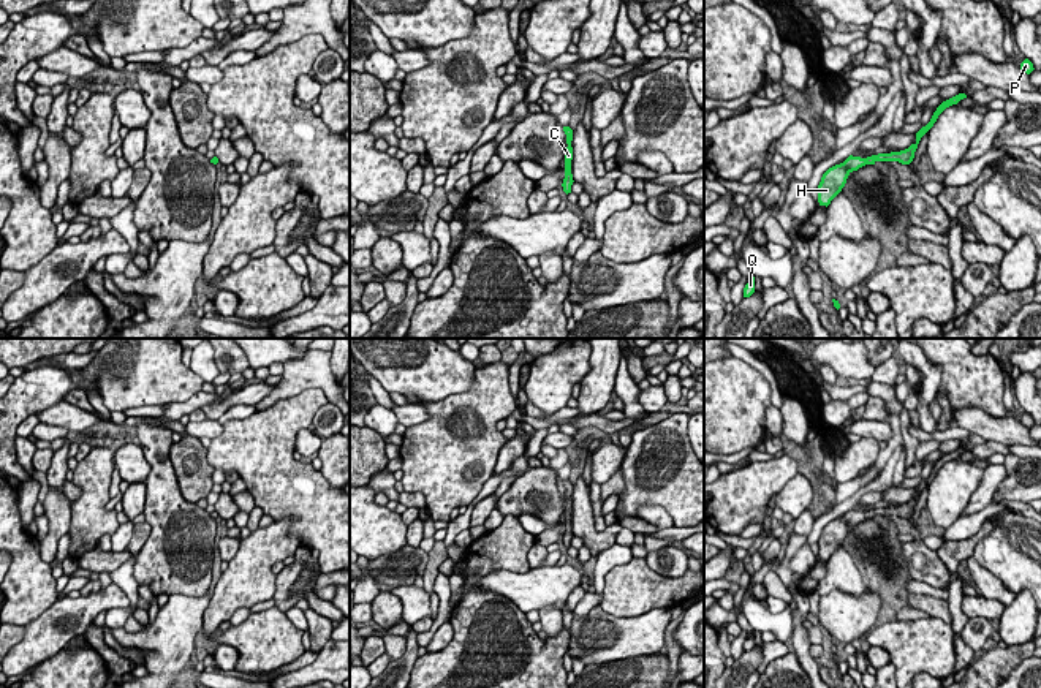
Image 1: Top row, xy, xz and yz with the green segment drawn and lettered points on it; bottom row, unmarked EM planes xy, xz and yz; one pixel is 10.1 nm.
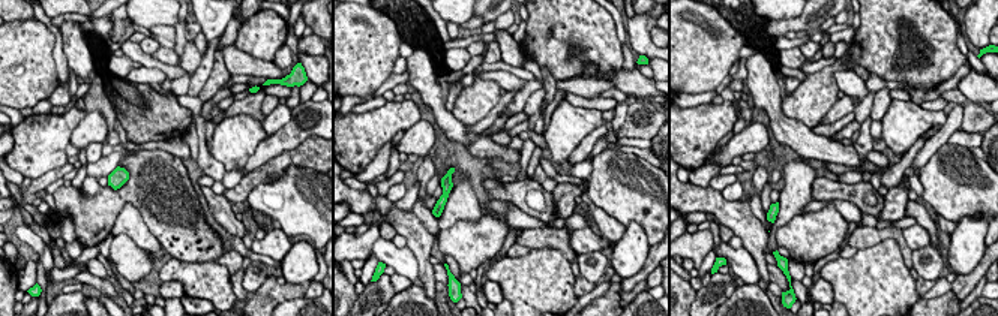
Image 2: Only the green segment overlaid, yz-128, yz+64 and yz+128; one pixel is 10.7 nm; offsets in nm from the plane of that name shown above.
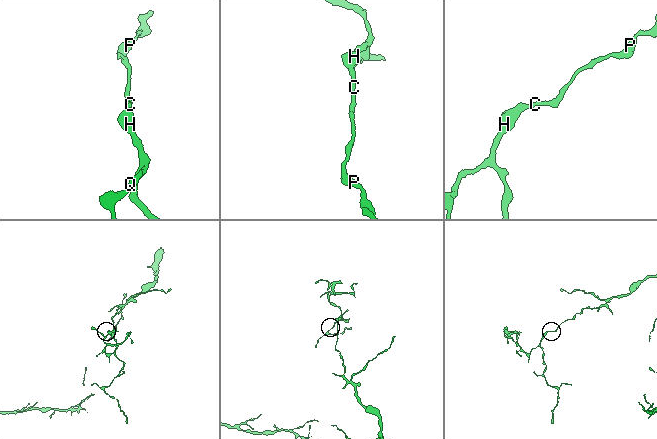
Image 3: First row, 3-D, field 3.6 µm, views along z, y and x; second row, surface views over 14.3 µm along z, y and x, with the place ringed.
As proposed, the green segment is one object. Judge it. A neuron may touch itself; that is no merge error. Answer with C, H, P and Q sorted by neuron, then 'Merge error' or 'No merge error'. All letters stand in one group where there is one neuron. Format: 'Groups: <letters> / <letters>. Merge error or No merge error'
Groups: C H P Q. No merge error

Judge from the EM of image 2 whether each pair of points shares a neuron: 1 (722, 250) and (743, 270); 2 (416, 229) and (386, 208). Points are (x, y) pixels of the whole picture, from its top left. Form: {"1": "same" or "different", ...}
{"1": "same", "2": "same"}

